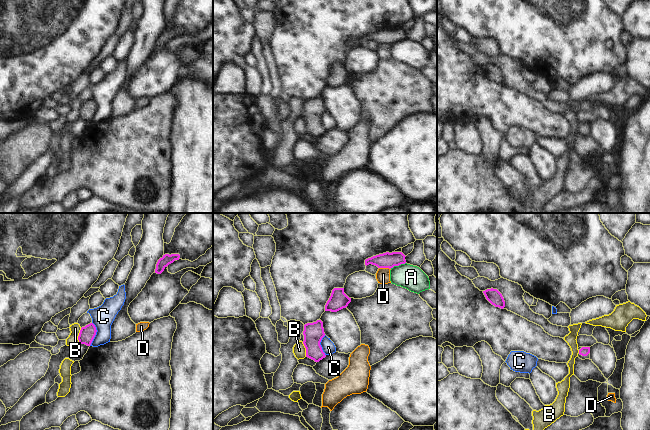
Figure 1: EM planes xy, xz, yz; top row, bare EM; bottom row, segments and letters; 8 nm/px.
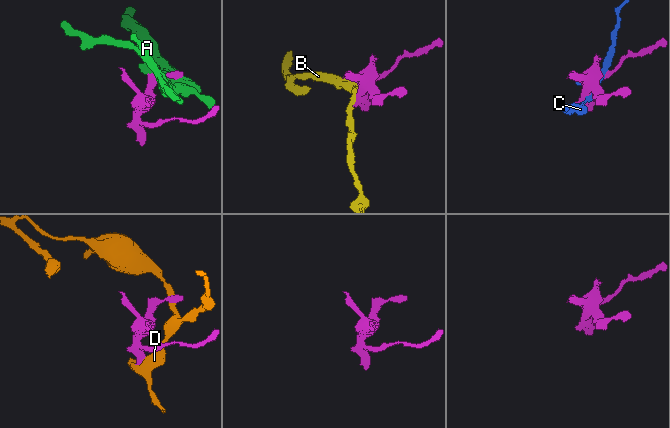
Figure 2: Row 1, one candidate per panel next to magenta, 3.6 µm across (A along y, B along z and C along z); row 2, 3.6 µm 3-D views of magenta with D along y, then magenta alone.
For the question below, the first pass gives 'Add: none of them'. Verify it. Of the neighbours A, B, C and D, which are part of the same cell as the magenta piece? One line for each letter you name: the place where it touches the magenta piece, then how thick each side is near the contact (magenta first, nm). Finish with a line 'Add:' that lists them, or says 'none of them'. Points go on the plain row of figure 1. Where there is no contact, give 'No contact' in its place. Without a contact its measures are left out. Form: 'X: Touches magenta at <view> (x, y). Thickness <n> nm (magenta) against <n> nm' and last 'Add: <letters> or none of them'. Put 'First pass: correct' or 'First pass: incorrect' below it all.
Add: none of them.
First pass: correct

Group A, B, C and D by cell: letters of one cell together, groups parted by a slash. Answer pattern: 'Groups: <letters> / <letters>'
Groups: A / B / C / D.

